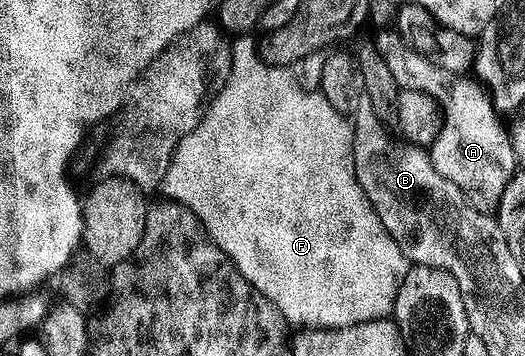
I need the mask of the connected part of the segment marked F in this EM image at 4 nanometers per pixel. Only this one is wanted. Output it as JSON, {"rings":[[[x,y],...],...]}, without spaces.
{"rings":[[[237,37],[232,40],[231,46],[233,48],[233,64],[229,70],[227,81],[220,84],[219,90],[212,96],[199,125],[195,129],[191,129],[191,133],[187,133],[187,137],[183,137],[183,141],[179,141],[179,145],[171,157],[171,165],[167,169],[167,177],[163,177],[161,182],[160,190],[163,192],[164,198],[171,199],[174,203],[182,203],[184,207],[195,212],[205,230],[208,231],[210,239],[216,243],[217,247],[226,251],[229,259],[243,273],[243,277],[247,277],[250,285],[256,291],[262,291],[294,328],[350,327],[356,323],[386,318],[393,310],[397,290],[411,264],[391,237],[391,233],[387,233],[387,229],[383,225],[383,221],[379,221],[371,201],[365,196],[361,186],[357,184],[355,161],[353,160],[352,122],[344,114],[334,109],[320,90],[303,90],[293,76],[292,70],[283,67],[268,67],[259,57],[259,47],[254,40],[252,43],[249,37]]]}

